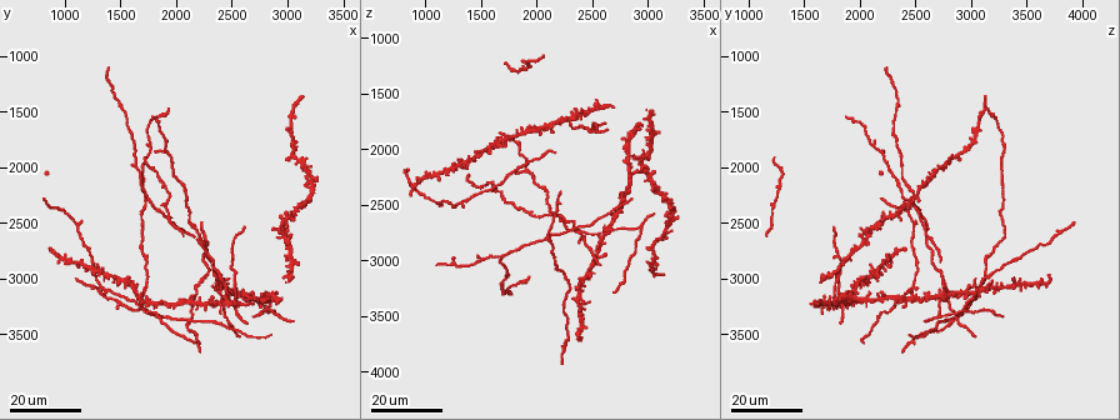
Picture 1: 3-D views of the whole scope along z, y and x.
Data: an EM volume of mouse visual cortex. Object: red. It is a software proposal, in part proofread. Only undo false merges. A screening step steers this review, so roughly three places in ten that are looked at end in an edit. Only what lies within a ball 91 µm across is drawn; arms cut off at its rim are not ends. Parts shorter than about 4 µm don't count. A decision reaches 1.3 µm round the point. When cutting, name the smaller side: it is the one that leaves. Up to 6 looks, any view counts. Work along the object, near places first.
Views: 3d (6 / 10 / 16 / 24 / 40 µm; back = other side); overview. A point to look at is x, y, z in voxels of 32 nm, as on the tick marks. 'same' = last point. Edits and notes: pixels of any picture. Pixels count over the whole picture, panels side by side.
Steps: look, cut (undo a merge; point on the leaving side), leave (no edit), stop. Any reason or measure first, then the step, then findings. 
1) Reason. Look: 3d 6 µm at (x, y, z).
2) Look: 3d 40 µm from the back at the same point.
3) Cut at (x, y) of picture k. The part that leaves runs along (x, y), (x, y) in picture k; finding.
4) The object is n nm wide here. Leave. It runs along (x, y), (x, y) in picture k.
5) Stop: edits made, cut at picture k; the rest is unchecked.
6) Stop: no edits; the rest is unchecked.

A fork. Look: 3d 16 µm at (2220, 2620, 2620).

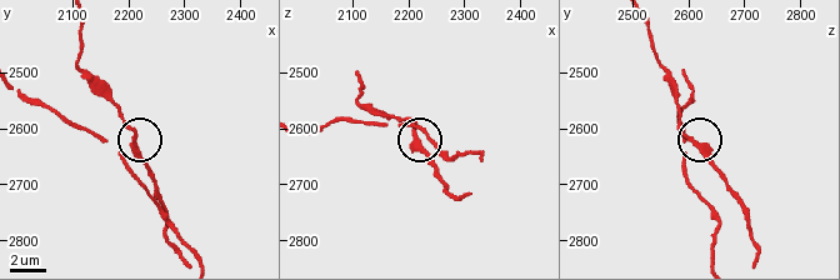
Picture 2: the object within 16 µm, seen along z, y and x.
Look: 3d 6 µm at (2210, 2610, 2595).

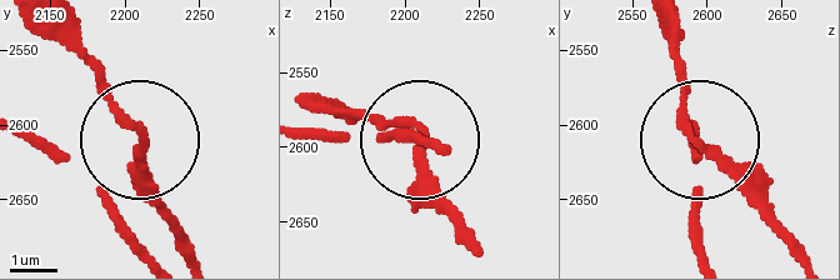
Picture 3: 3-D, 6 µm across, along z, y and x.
The object is 150 nm wide here. Leave. All the same cell.

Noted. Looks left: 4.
Three arms meet. Look: 3d 24 µm at (1640, 2000, 2380).

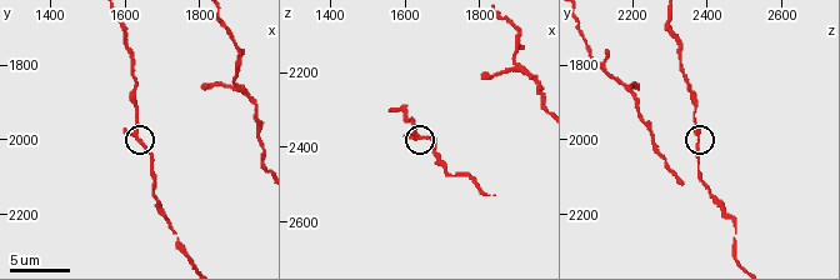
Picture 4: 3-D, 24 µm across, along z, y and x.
Zoom in. Look: 3d 6 µm at (1630, 1980, 2370).

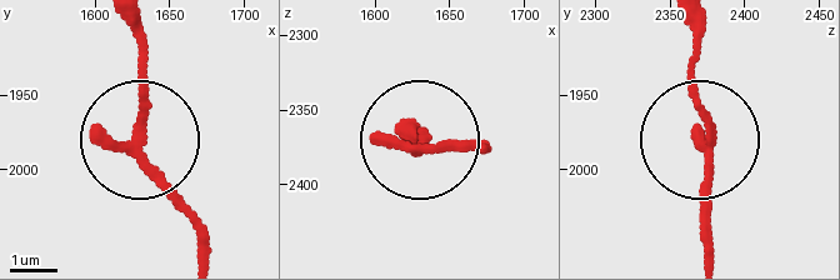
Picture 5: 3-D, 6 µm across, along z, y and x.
3 arms meet here. Leave. Continuous, no second cell.

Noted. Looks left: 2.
Look: 3d 16 µm at (1780, 3280, 2180).

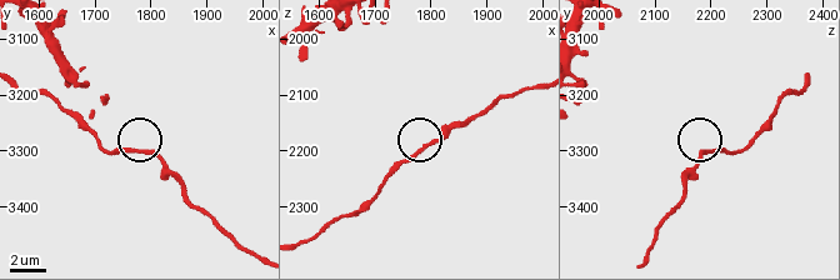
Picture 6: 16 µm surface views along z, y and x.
Look: 3d 10 µm at (1795, 3300, 2185).

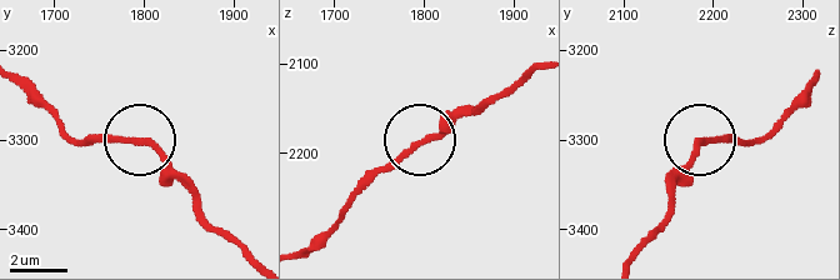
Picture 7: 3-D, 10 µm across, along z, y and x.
Leave. Continuous, no second cell.

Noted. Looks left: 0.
Stop: no edits; the rest is unchecked.

